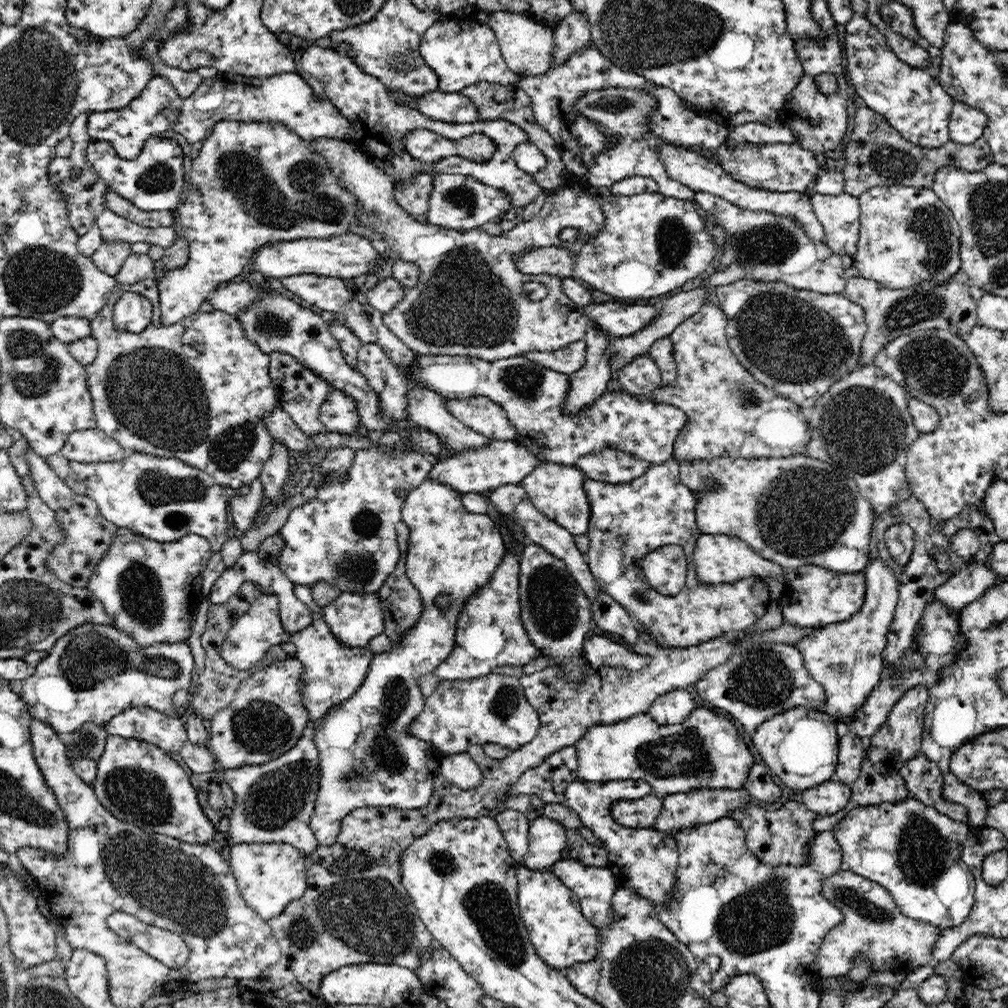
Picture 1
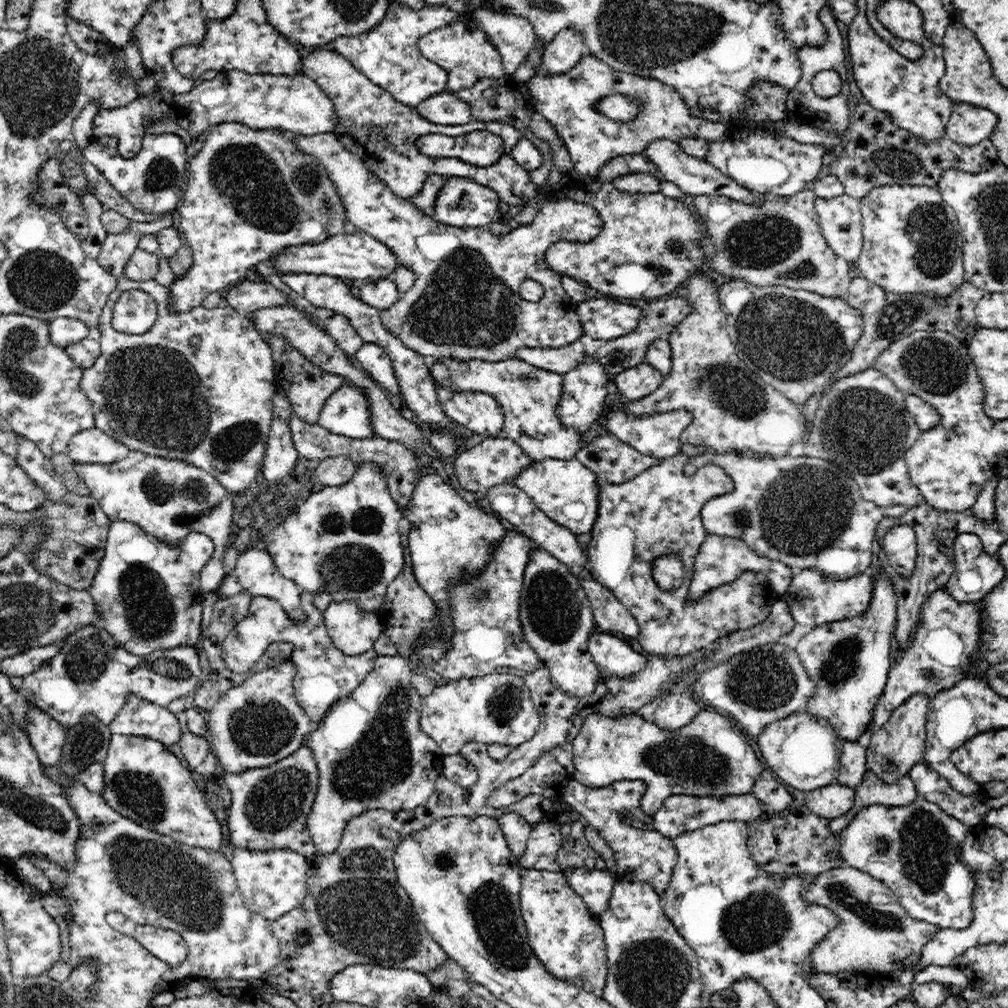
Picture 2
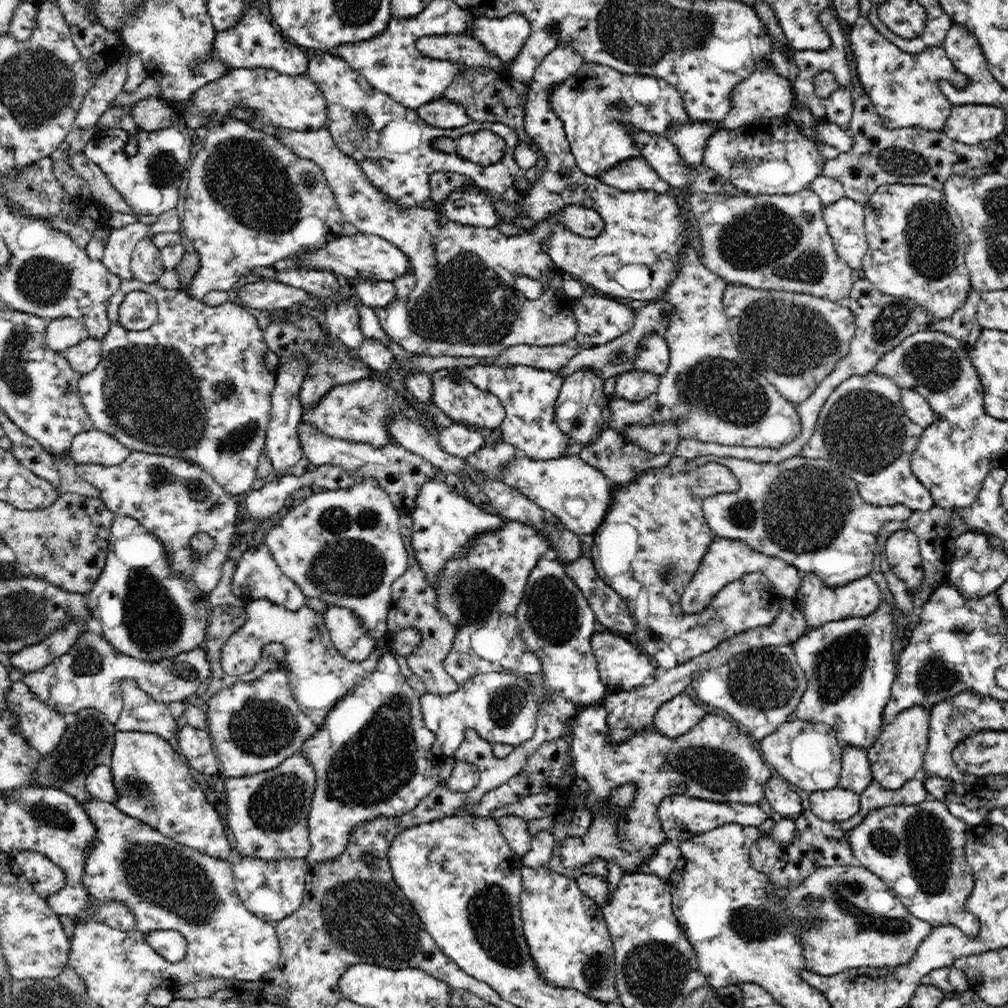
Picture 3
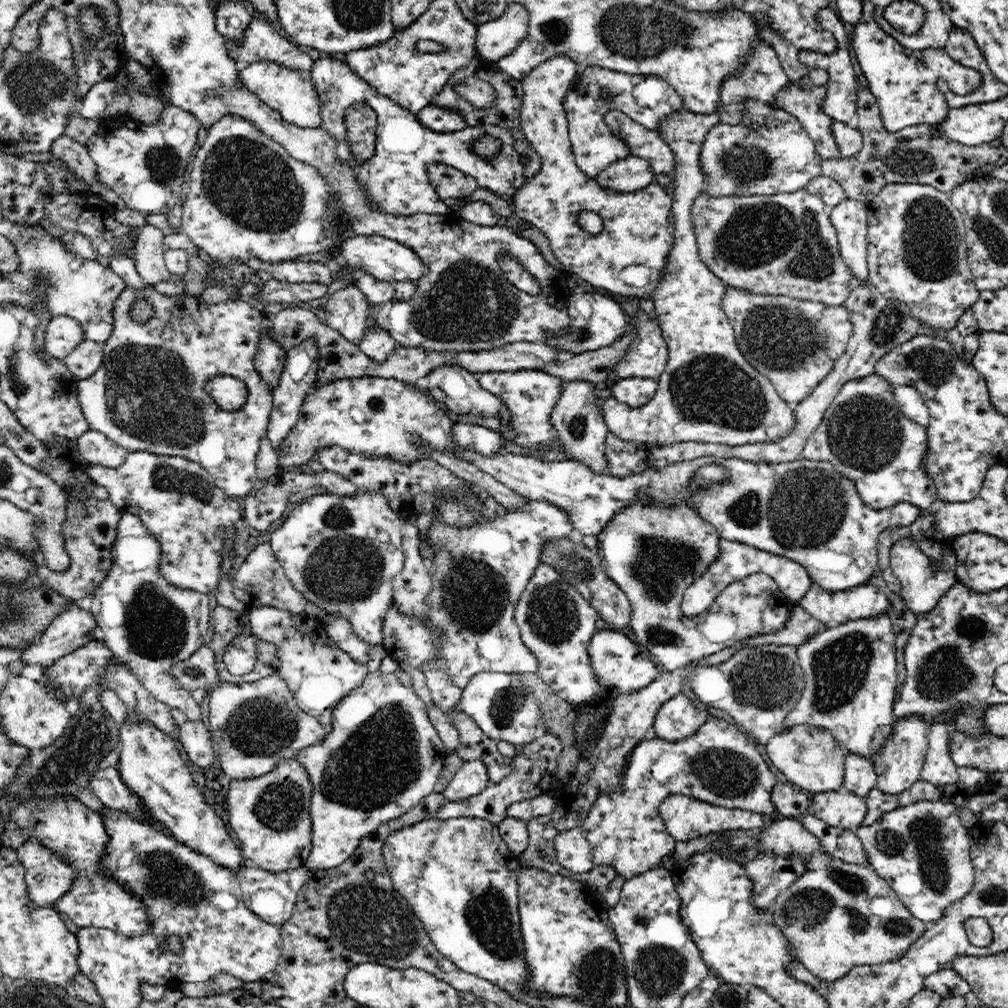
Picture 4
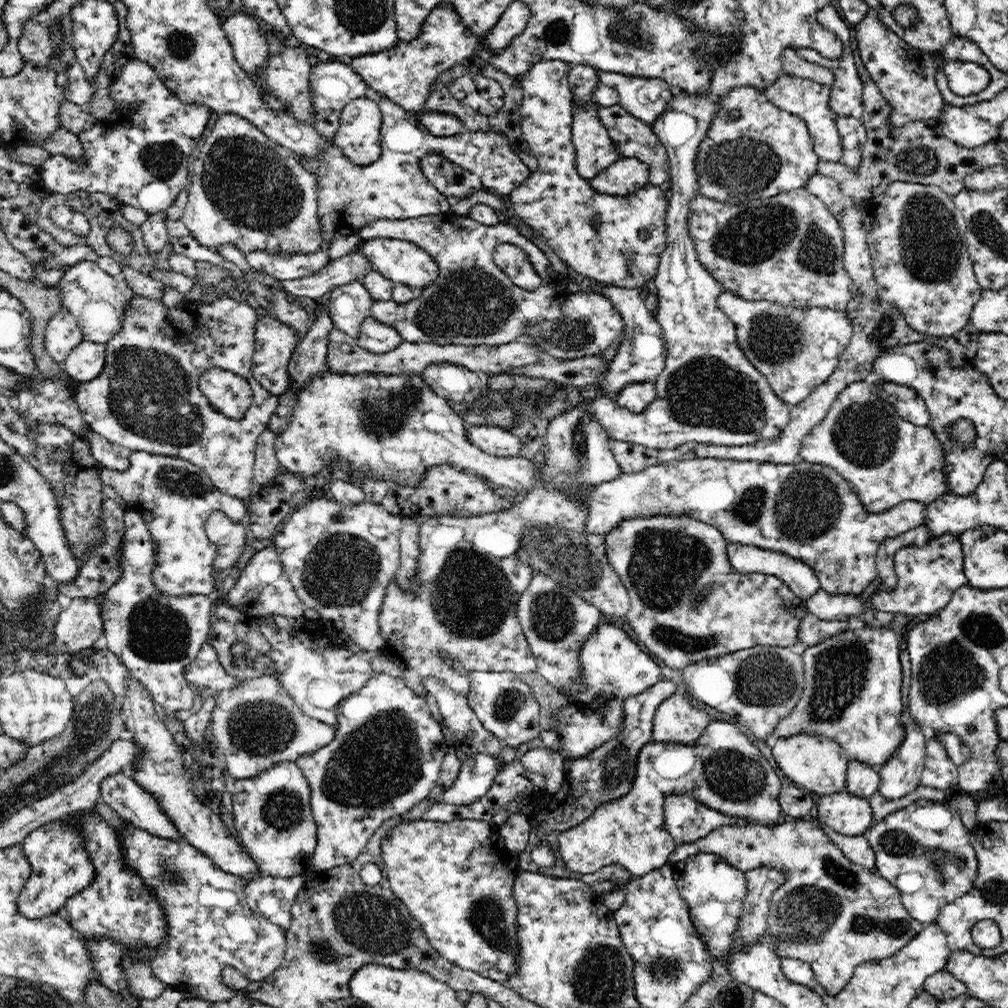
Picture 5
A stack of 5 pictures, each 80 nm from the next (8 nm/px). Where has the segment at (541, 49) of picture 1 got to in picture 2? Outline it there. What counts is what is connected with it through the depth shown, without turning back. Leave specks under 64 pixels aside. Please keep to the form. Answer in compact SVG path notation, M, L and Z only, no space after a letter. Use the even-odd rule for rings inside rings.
M478 9L471 12L476 27L500 53L506 74L513 75L518 65L533 48L533 26L522 16L490 12Z

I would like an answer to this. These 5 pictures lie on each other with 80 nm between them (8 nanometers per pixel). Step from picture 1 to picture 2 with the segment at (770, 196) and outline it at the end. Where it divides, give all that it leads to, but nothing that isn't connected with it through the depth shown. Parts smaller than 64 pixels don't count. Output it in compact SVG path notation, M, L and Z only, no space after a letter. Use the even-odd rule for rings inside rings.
M667 138L650 141L645 148L645 155L649 157L649 162L656 166L658 172L666 181L676 184L685 194L690 194L694 197L696 195L727 196L731 199L751 203L768 195L757 194L755 191L749 191L747 188L741 187L734 179L730 179L729 176L726 176L722 171L718 171L716 167L708 163L705 158L696 159L685 155L681 151L681 146L678 142L672 142Z

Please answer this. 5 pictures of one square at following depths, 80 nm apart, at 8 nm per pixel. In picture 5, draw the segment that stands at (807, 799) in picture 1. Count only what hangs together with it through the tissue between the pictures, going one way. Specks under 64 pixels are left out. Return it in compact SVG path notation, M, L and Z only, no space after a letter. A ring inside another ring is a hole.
M848 792L817 796L814 811L820 823L844 836L863 836L874 823L869 799Z

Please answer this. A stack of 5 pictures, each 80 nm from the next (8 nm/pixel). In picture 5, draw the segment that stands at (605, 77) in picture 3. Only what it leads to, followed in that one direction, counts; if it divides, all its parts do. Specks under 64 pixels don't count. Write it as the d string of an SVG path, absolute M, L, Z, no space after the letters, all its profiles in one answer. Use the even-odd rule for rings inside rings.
M598 71L599 82L616 89L619 105L646 124L653 124L672 100L675 89L659 78L635 77L621 73ZM597 103L571 106L571 133L576 148L576 168L580 176L590 180L620 157L614 152L612 139L598 118Z

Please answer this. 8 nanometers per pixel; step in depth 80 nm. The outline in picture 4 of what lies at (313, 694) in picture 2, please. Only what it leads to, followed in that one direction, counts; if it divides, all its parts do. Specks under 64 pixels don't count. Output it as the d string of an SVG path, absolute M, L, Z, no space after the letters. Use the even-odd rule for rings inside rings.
M270 605L253 606L247 610L249 626L240 636L236 636L225 648L223 661L227 669L234 676L248 674L253 669L254 658L256 657L256 642L272 642L276 645L276 658L281 664L279 675L285 680L296 704L310 716L319 720L323 725L330 725L332 722L332 711L336 705L350 692L358 688L372 671L377 671L382 664L382 660L388 659L388 654L383 645L370 647L367 661L356 661L348 652L344 652L336 642L329 638L327 626L322 623L322 618L312 616L306 611L292 613L284 609L278 609Z

